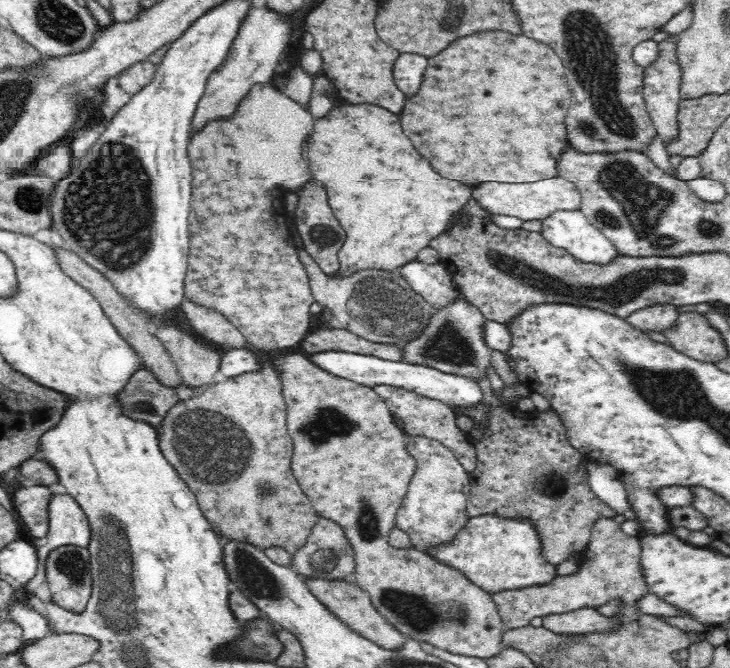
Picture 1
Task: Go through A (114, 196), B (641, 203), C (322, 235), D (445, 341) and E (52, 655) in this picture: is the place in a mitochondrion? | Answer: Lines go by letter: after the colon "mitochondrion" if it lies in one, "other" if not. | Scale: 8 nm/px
A: mitochondrion
B: mitochondrion
C: mitochondrion
D: mitochondrion
E: other

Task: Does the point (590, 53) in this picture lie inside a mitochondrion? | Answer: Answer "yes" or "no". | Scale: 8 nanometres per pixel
yes

